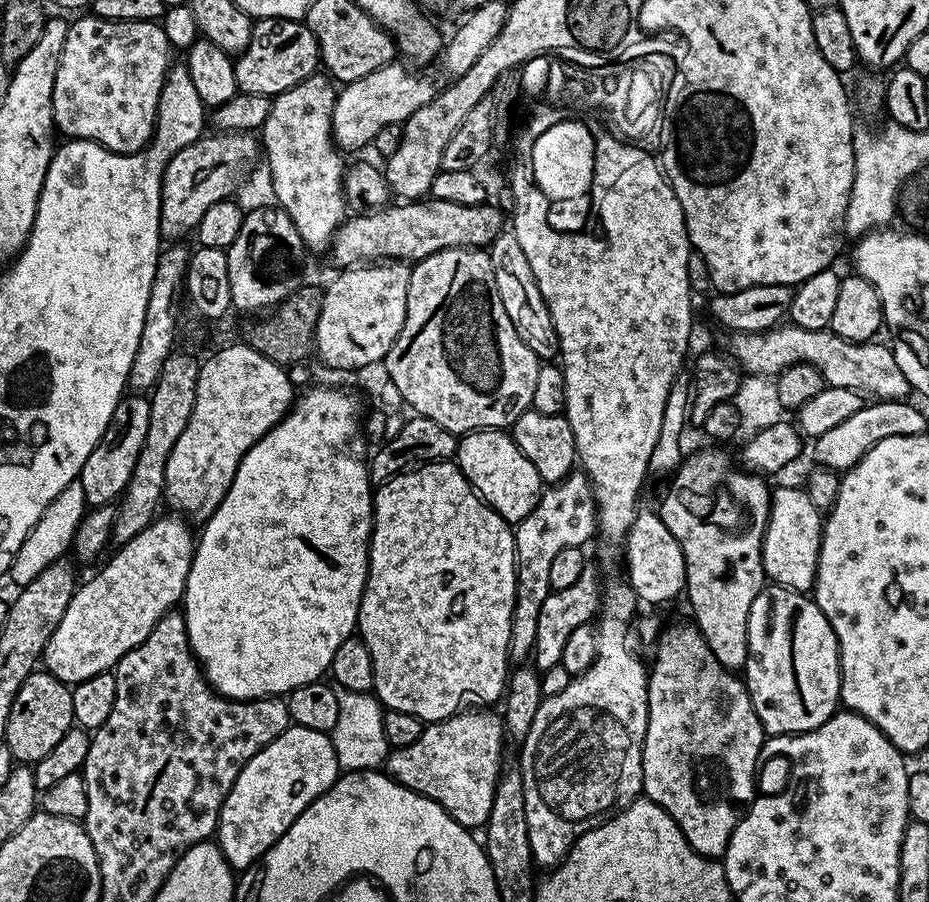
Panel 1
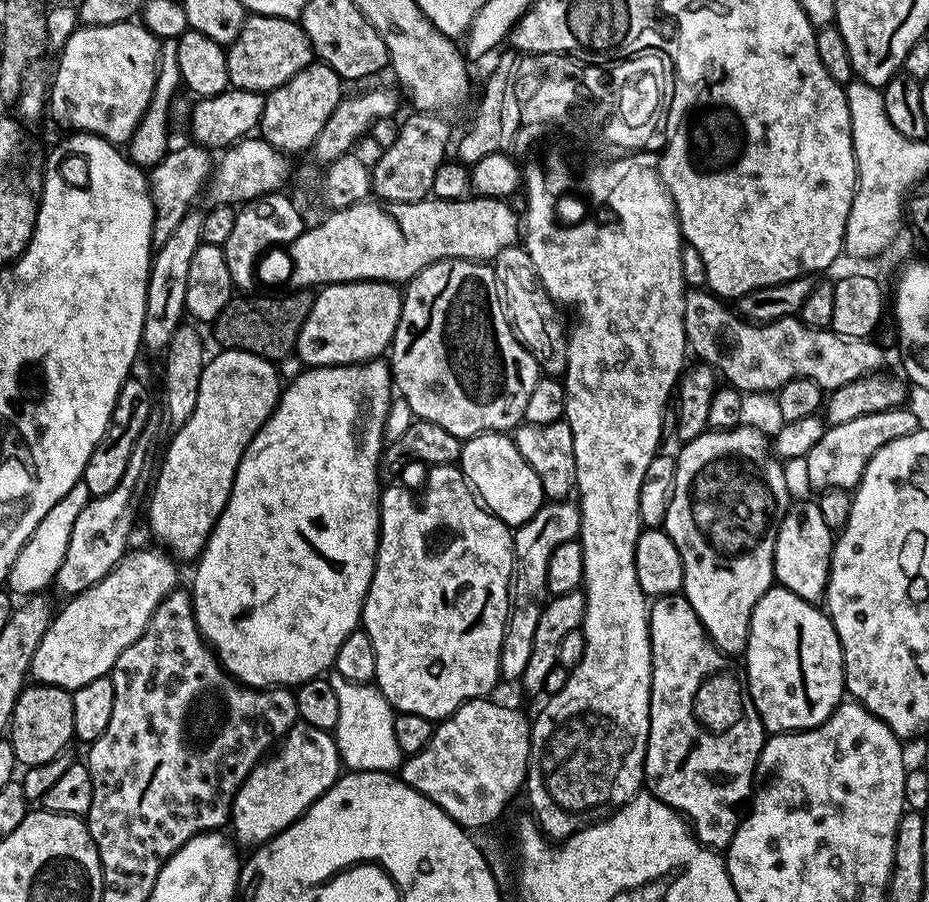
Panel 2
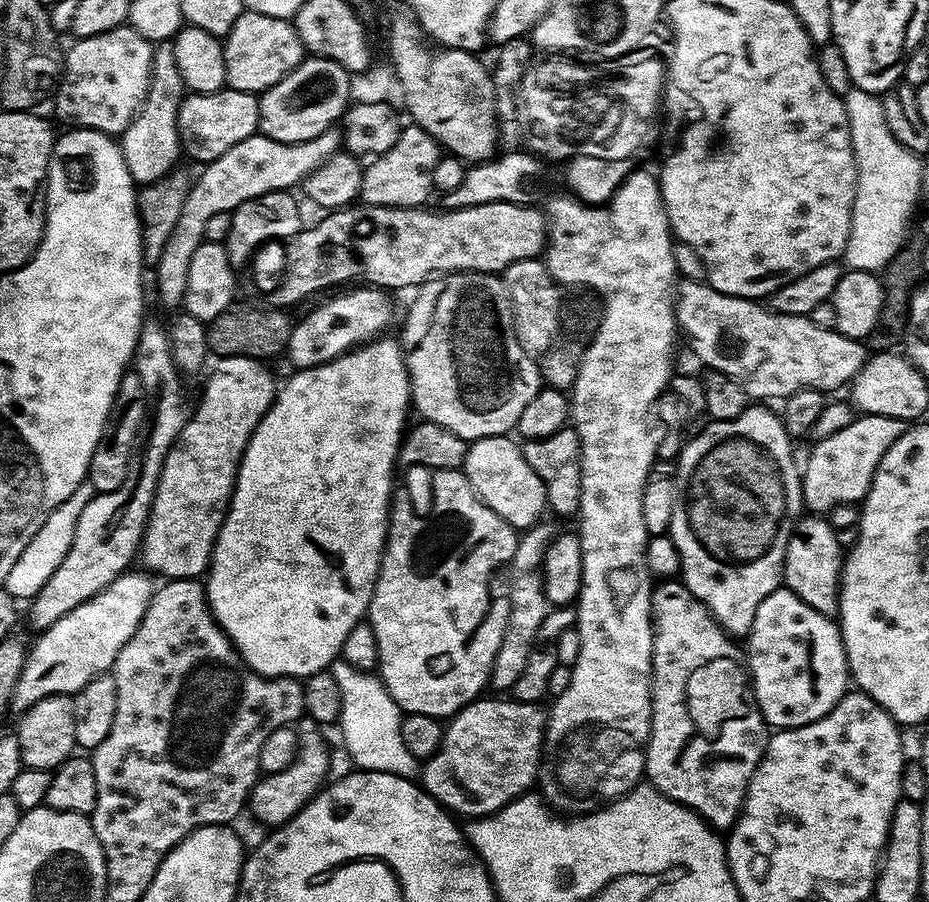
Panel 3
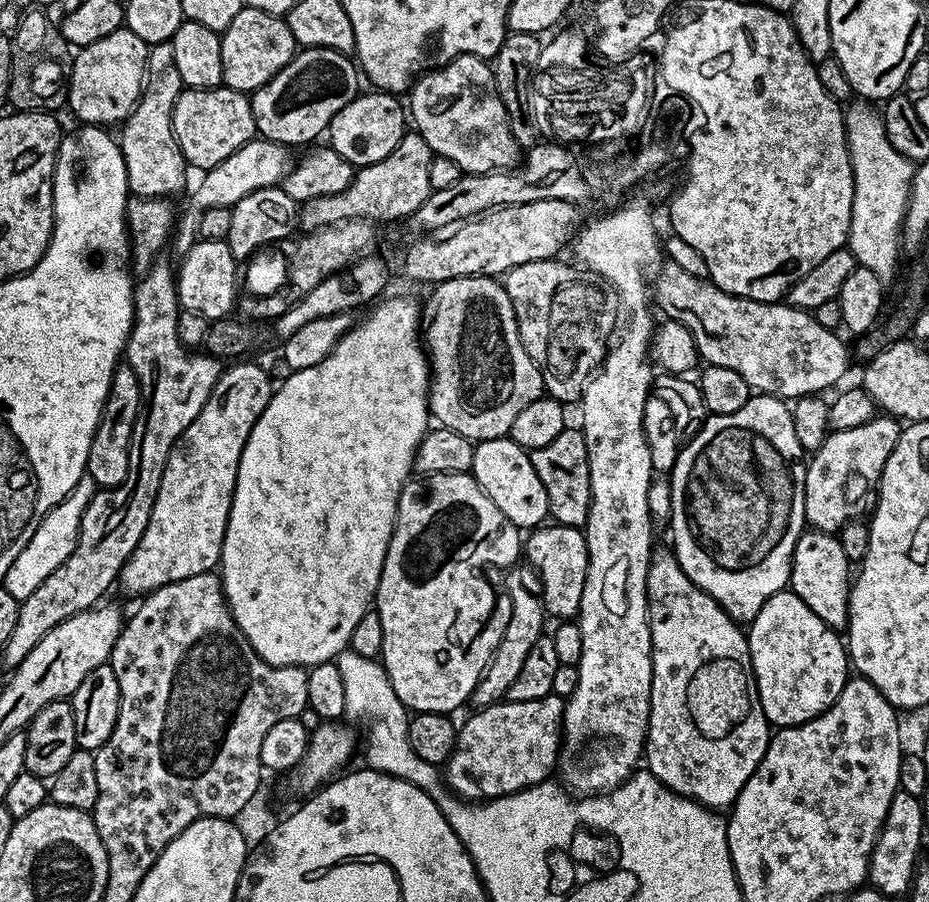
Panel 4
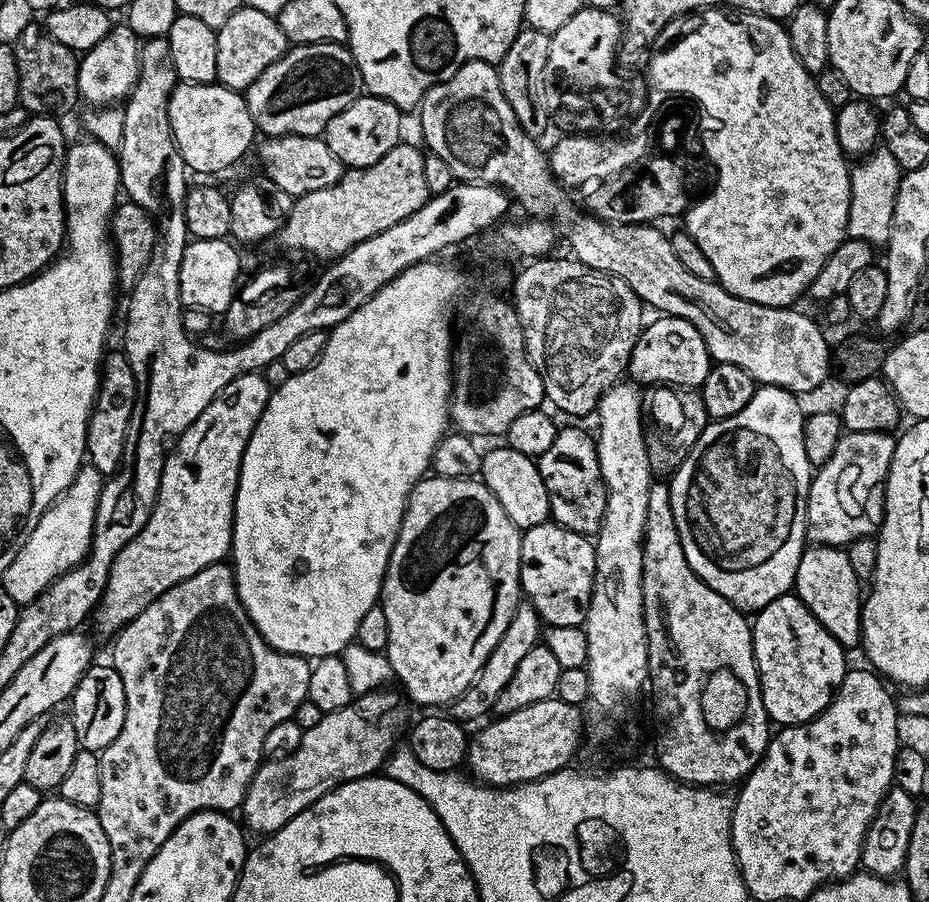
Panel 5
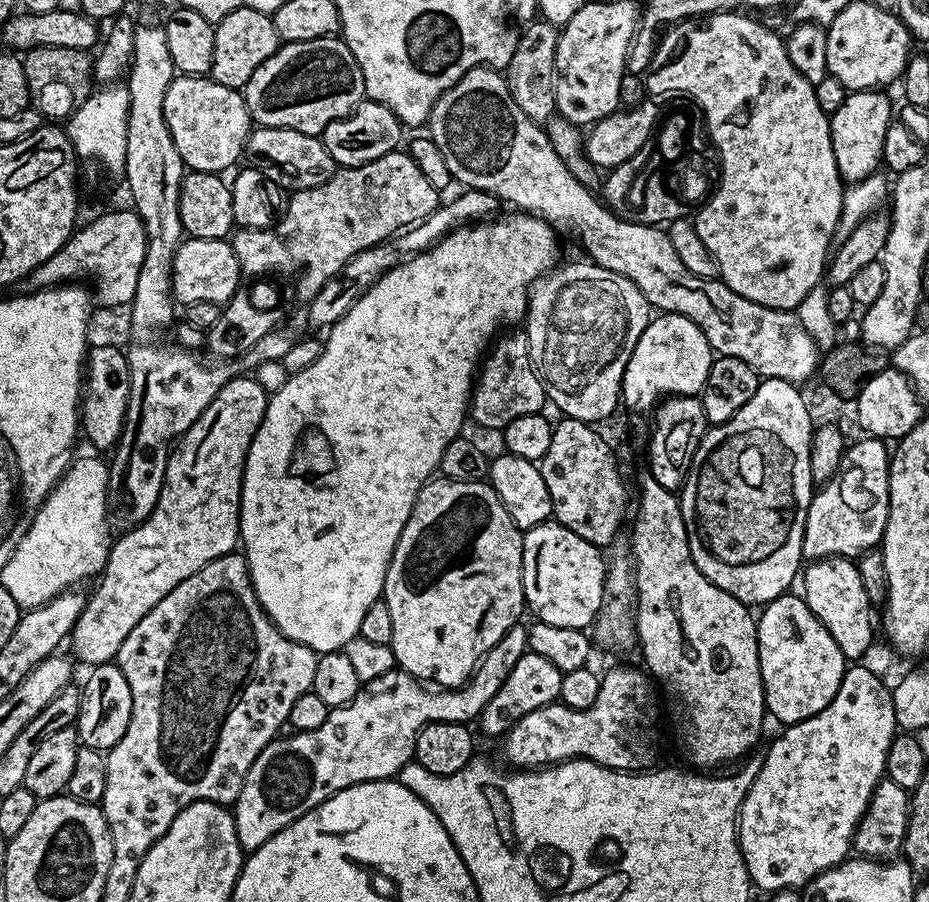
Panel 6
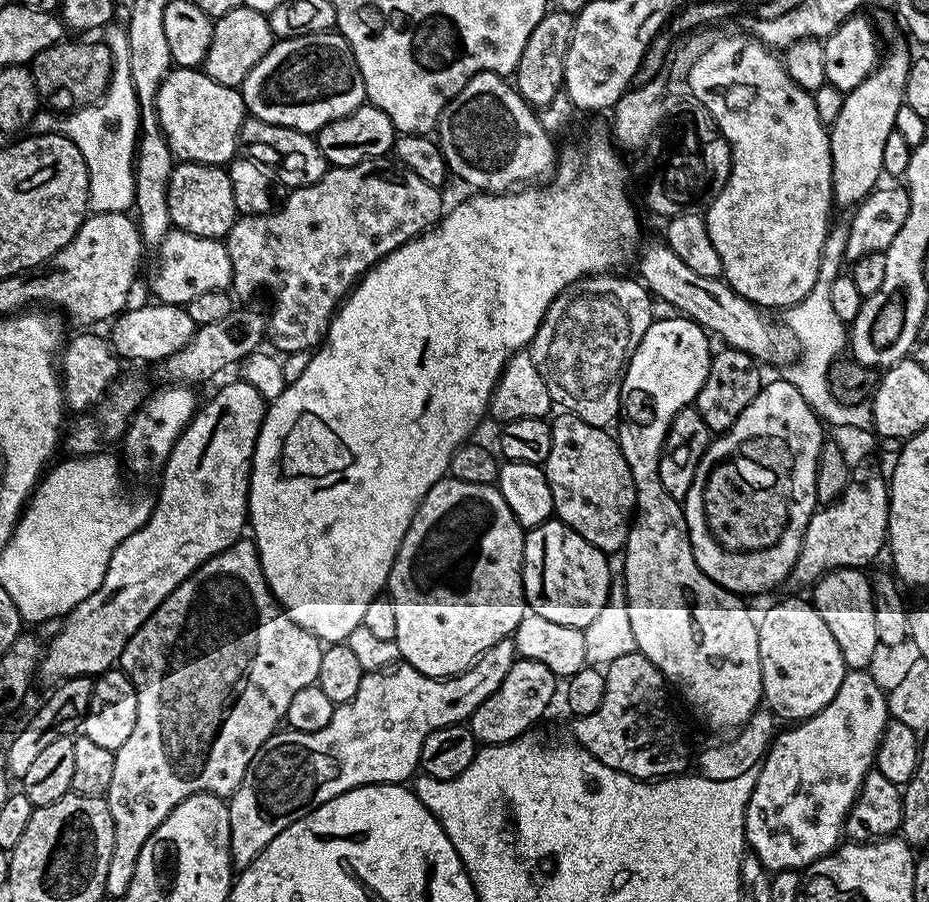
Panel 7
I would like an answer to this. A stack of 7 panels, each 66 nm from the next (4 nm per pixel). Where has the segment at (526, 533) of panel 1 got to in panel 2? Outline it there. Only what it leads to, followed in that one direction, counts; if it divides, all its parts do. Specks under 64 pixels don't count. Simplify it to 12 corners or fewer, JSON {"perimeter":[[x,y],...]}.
{"perimeter":[[545,502],[514,532],[500,675],[519,681],[550,593],[546,566],[580,509]]}

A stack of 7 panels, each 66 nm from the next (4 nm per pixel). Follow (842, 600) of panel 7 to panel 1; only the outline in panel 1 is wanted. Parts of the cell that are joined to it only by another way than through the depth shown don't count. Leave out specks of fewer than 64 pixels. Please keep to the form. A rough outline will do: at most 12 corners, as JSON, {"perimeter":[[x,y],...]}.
{"perimeter":[[803,487],[775,489],[765,577],[811,593],[822,514]]}

